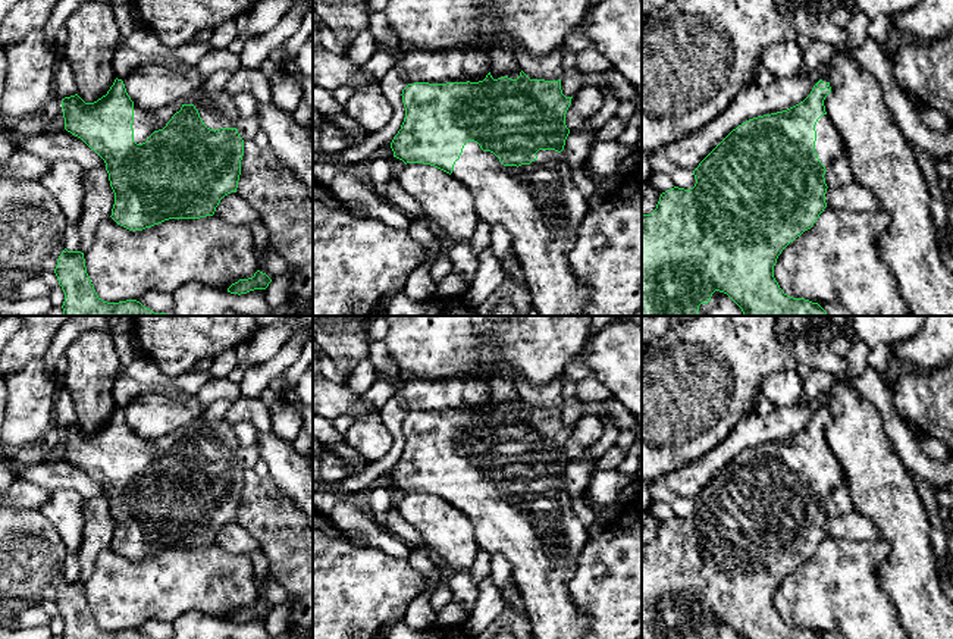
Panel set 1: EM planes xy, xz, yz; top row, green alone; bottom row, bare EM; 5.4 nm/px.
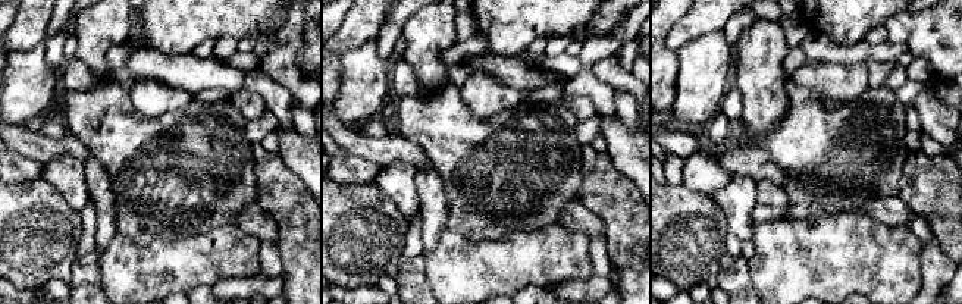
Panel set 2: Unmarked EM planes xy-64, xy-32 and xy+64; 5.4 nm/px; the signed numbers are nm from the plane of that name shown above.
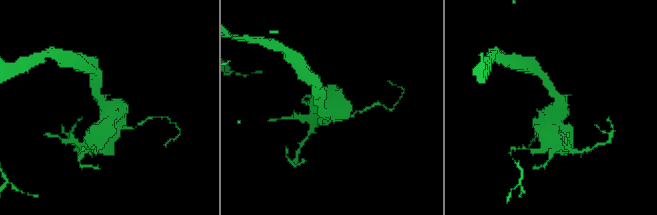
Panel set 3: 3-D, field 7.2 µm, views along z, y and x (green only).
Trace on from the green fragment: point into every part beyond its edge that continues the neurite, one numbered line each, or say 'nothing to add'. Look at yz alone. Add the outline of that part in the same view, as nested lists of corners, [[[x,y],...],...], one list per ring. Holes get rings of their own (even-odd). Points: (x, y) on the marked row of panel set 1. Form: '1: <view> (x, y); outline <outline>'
1: yz (828, 146); outline [[[828,115],[818,119],[815,131],[815,151],[819,162],[828,169],[836,159],[844,156],[844,144]]]

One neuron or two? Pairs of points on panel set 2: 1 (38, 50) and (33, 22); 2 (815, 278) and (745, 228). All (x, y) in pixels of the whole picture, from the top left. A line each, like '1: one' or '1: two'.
1: two
2: two

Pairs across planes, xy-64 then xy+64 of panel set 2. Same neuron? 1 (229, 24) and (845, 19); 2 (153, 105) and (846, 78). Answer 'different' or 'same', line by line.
1: same
2: same

